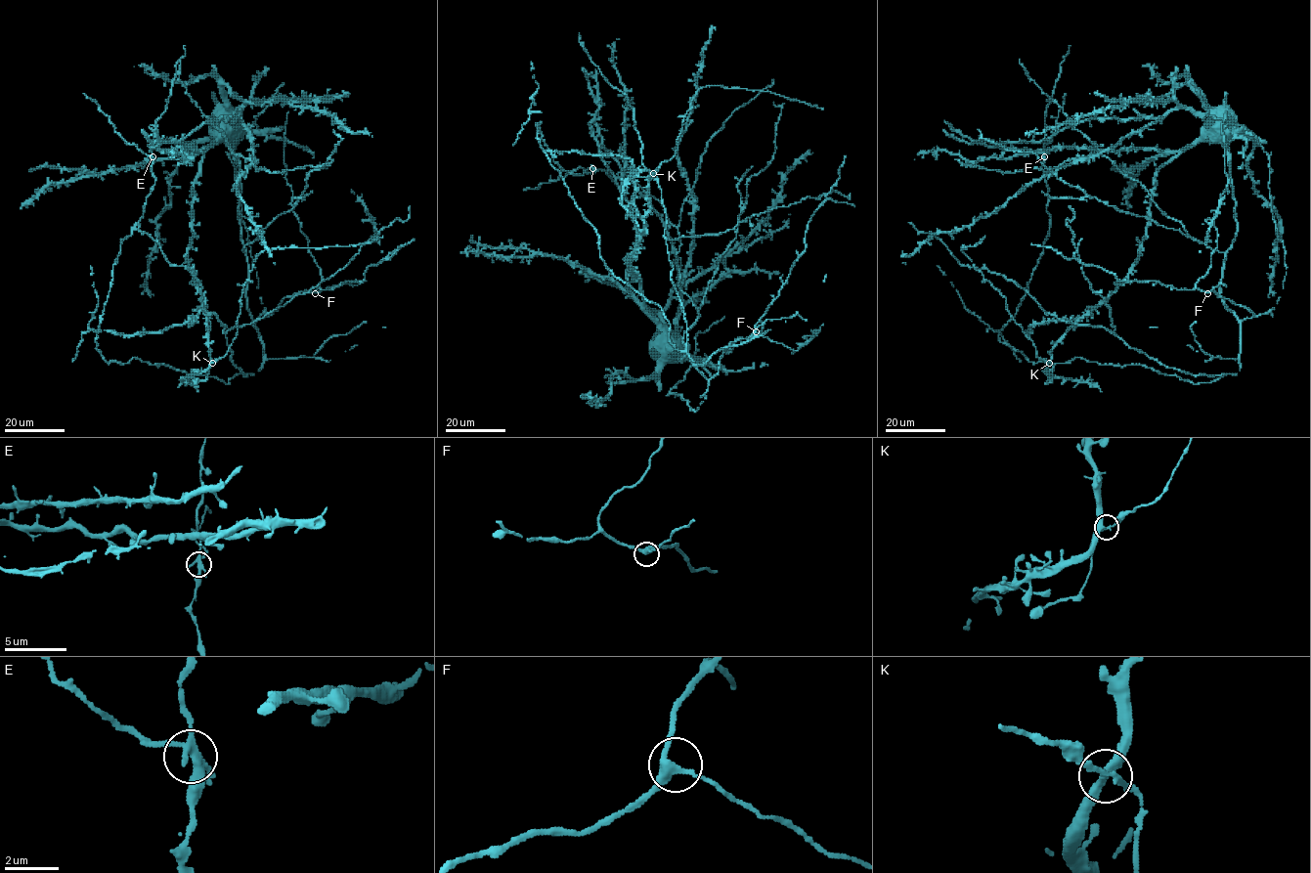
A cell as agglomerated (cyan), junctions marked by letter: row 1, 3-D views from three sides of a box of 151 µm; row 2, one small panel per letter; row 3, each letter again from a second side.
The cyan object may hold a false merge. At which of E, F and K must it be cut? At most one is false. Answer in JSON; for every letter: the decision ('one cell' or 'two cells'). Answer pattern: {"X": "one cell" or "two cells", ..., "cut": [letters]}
{"E": "two cells", "F": "one cell", "K": "one cell", "cut": ["E"]}

